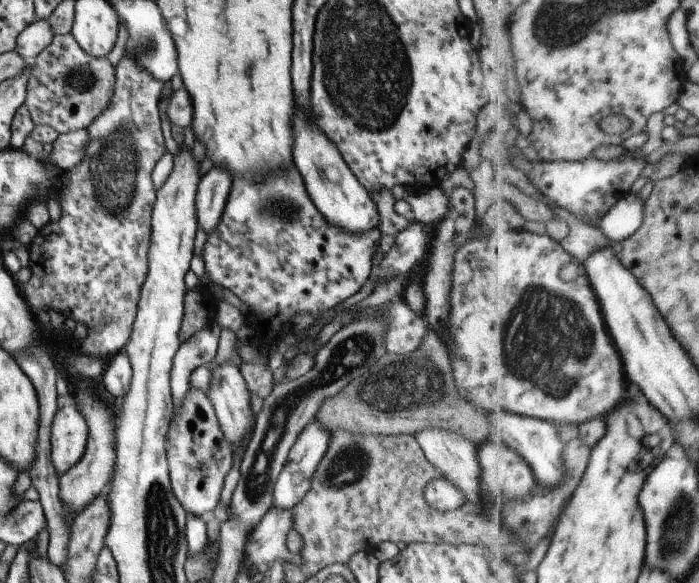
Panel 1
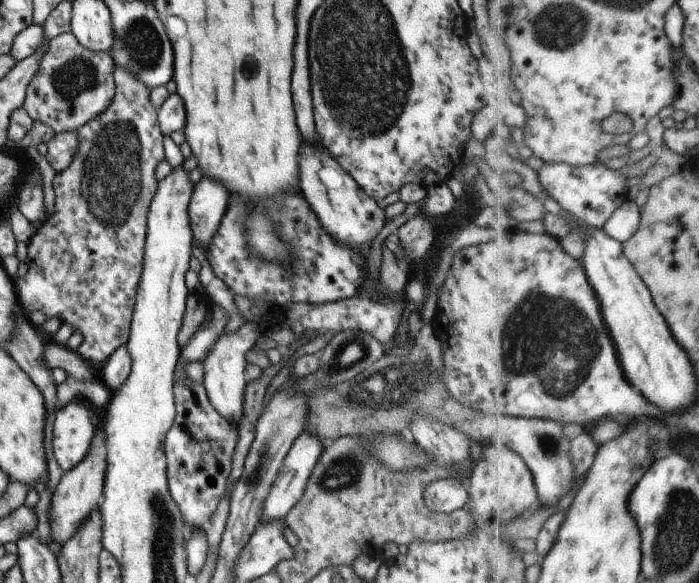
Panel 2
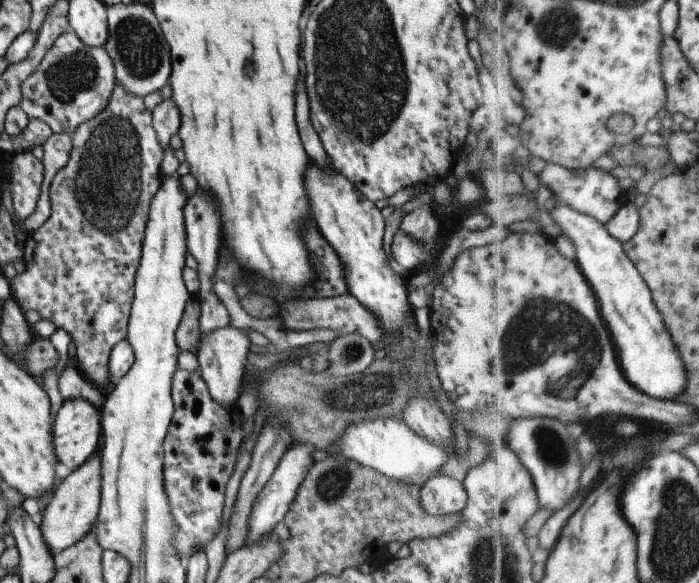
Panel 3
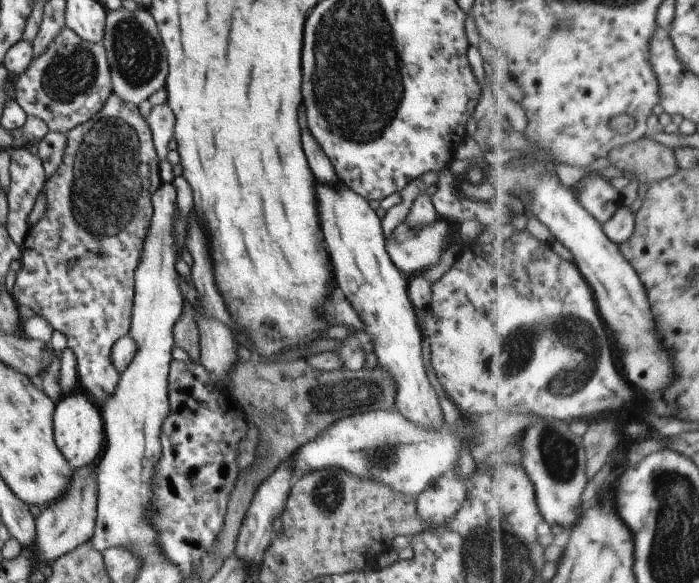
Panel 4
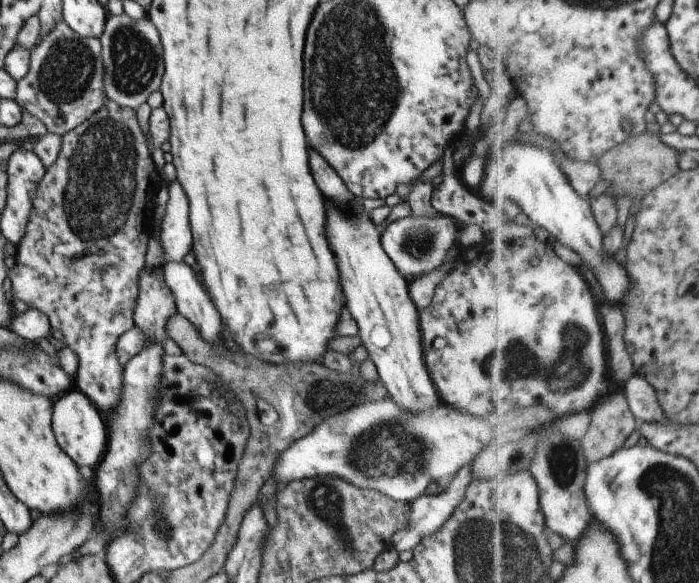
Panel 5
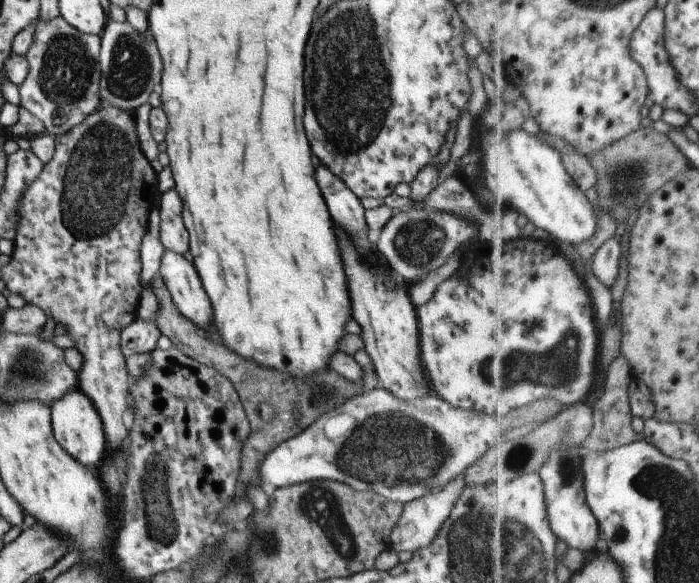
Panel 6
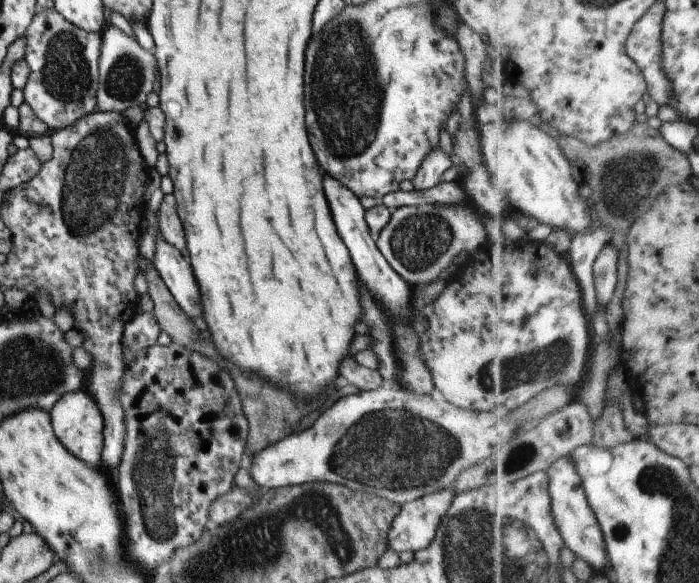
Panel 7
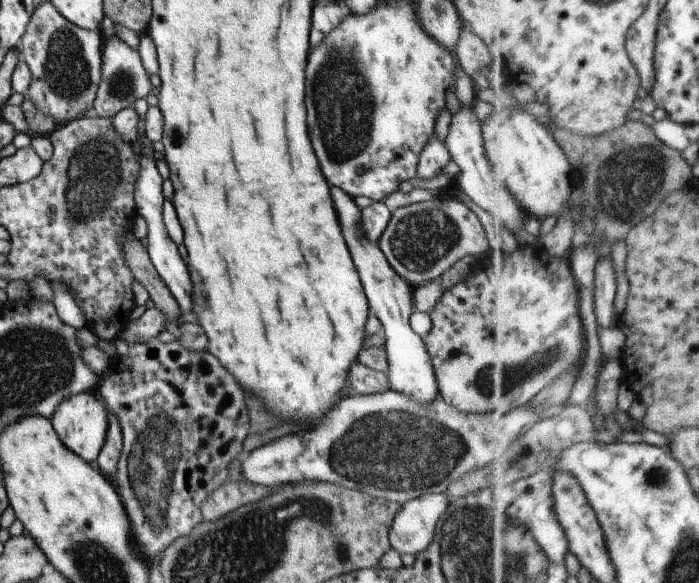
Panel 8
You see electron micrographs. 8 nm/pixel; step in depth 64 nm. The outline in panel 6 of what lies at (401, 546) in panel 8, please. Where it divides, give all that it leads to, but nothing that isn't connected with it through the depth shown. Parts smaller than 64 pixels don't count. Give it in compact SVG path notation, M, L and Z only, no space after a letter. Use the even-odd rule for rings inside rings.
M457 474L453 480L449 480L437 492L423 494L423 496L417 497L413 501L403 504L402 514L390 530L387 546L395 553L400 551L413 553L423 546L427 546L435 538L437 531L443 524L443 520L449 516L453 504L459 500L464 486L465 478L463 478L463 474Z

